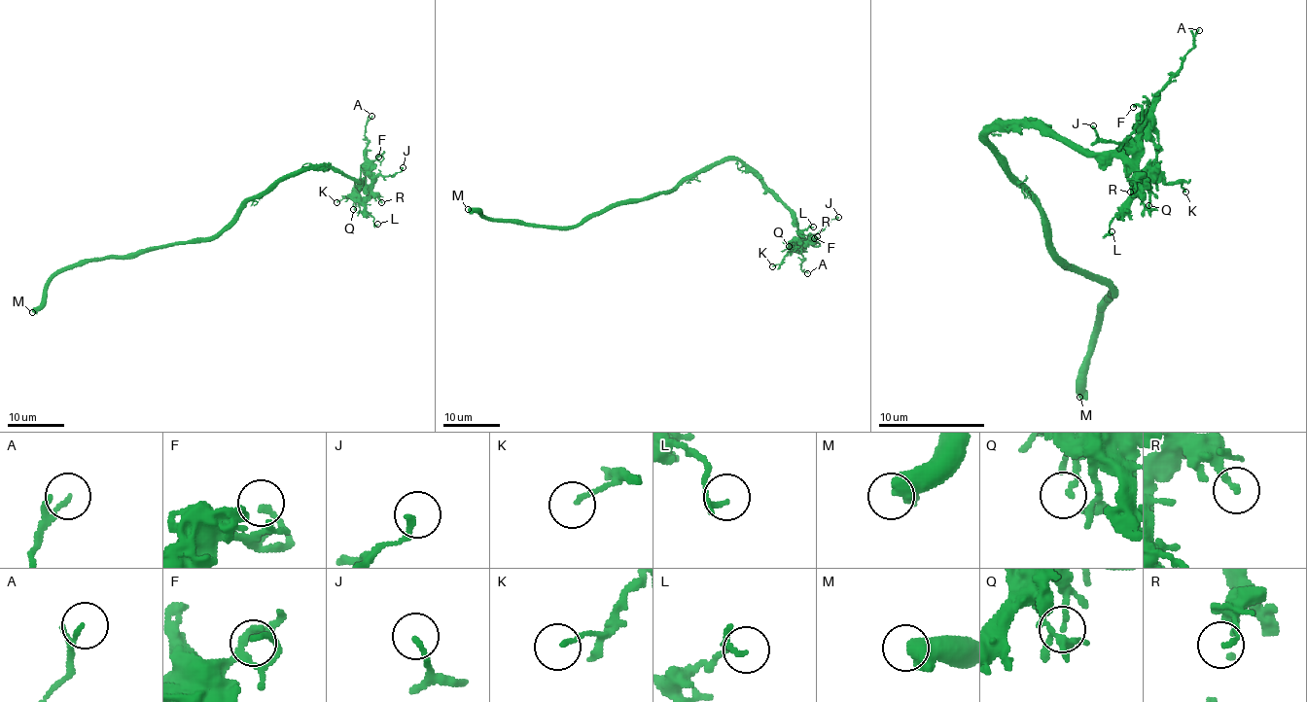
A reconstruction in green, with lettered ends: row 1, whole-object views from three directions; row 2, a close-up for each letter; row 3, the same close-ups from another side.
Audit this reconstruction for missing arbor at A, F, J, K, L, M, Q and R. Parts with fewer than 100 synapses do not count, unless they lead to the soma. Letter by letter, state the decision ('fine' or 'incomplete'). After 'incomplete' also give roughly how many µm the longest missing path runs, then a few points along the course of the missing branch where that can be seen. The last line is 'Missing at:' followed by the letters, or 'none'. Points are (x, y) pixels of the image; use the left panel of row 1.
A: fine
F: fine
J: fine
K: fine
L: fine
M: incomplete | 30 µm
Q: fine
R: fine
Missing at: M

